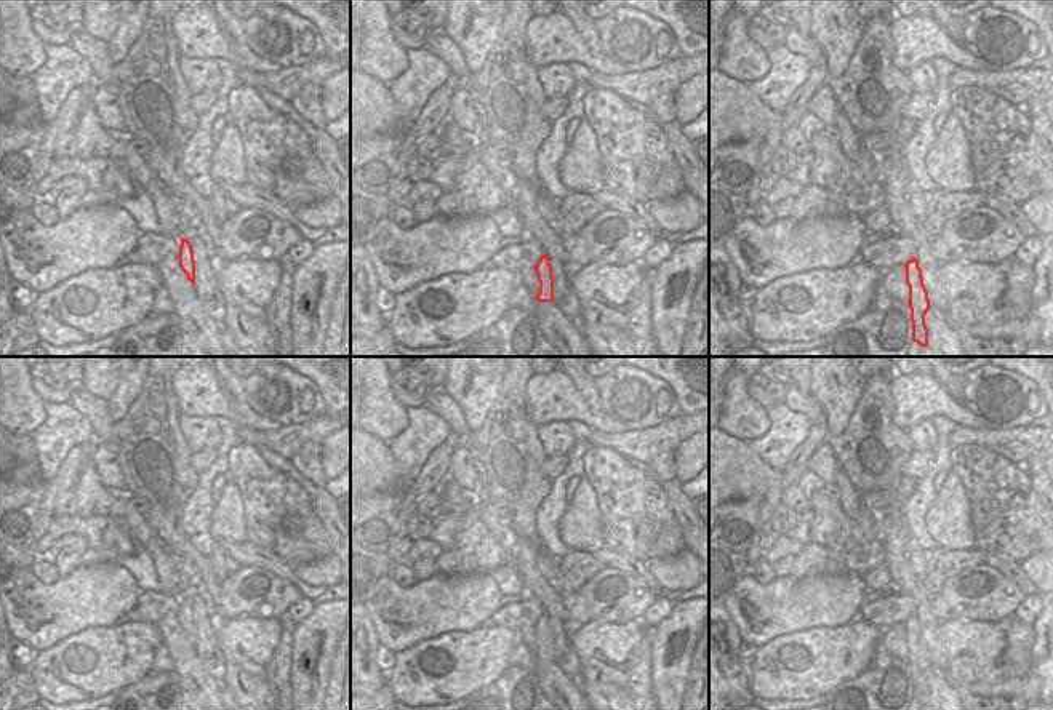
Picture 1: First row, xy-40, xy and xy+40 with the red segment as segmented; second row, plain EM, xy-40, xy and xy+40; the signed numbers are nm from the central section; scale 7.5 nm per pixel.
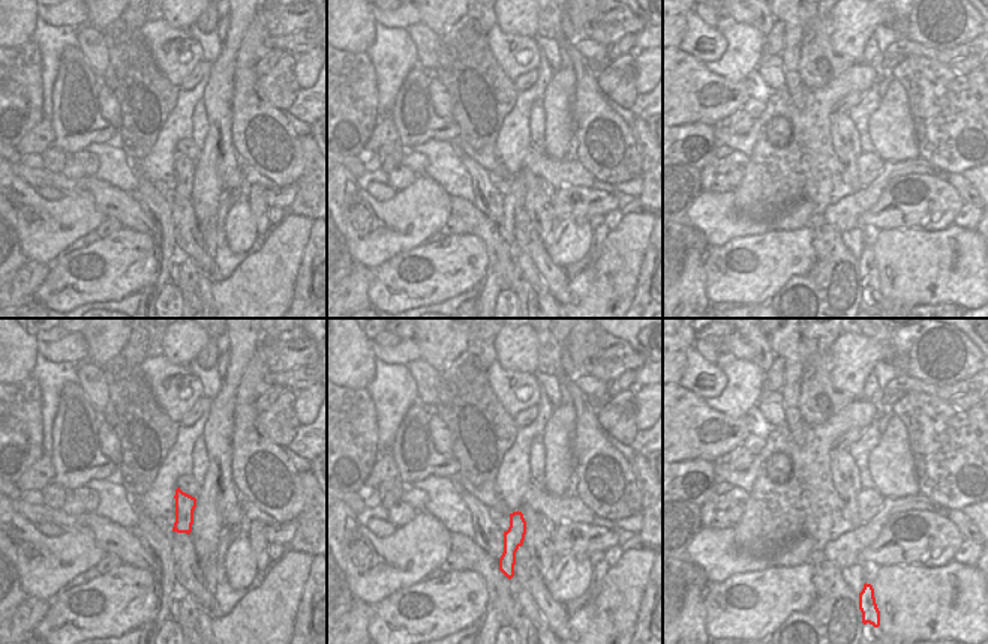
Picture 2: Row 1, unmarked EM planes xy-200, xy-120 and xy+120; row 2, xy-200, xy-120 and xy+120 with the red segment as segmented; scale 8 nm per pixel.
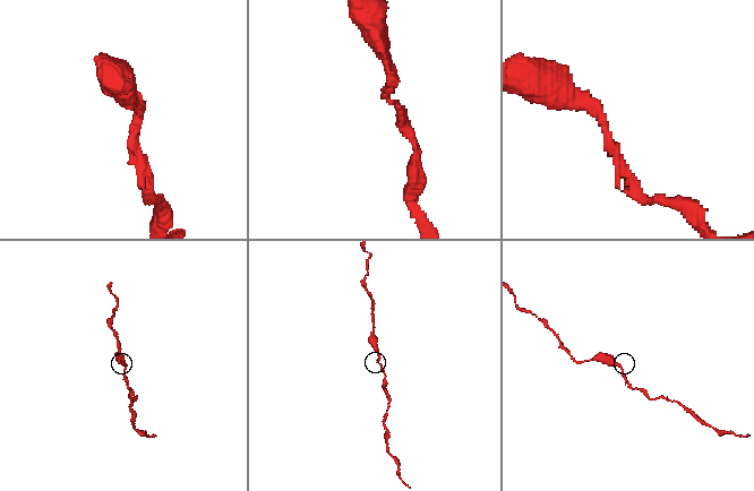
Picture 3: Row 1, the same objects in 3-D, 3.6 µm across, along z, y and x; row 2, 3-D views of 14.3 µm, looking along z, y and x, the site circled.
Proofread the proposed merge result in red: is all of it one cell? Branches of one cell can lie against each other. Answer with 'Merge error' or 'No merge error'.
No merge error

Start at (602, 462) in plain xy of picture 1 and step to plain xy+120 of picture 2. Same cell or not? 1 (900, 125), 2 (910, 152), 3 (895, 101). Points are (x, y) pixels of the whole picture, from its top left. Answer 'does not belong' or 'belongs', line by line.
1: does not belong
2: does not belong
3: does not belong

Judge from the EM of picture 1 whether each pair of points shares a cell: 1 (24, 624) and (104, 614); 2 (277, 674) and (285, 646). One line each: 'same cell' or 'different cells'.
1: same cell
2: same cell

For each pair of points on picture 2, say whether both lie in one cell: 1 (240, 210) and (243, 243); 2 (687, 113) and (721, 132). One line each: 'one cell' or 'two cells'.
1: one cell
2: two cells

